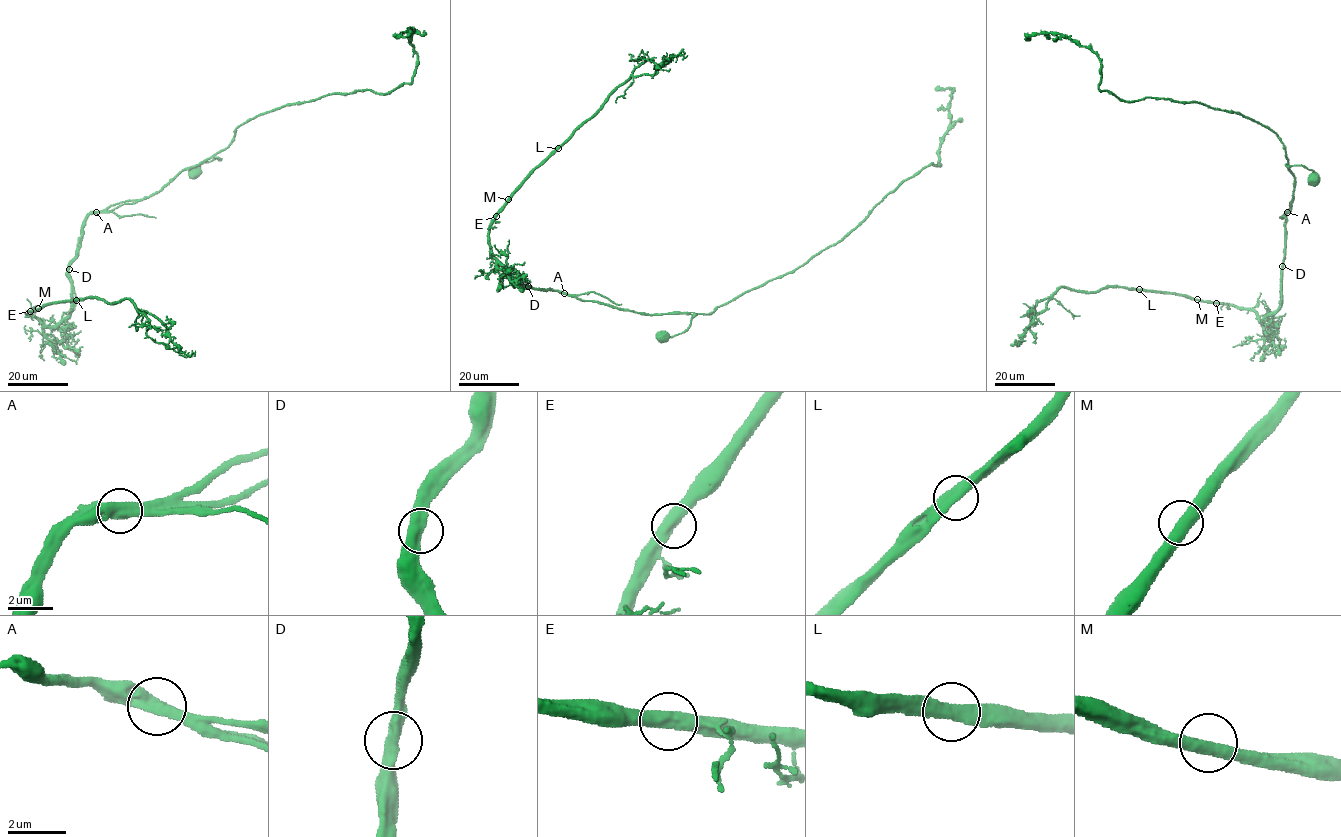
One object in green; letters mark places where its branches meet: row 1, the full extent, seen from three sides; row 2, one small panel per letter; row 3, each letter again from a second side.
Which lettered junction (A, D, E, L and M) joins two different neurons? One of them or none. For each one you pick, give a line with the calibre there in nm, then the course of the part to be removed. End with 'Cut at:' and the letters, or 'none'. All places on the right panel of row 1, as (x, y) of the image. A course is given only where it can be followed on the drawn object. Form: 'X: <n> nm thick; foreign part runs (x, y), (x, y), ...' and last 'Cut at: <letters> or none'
A: 480 nm thick
Cut at: A

